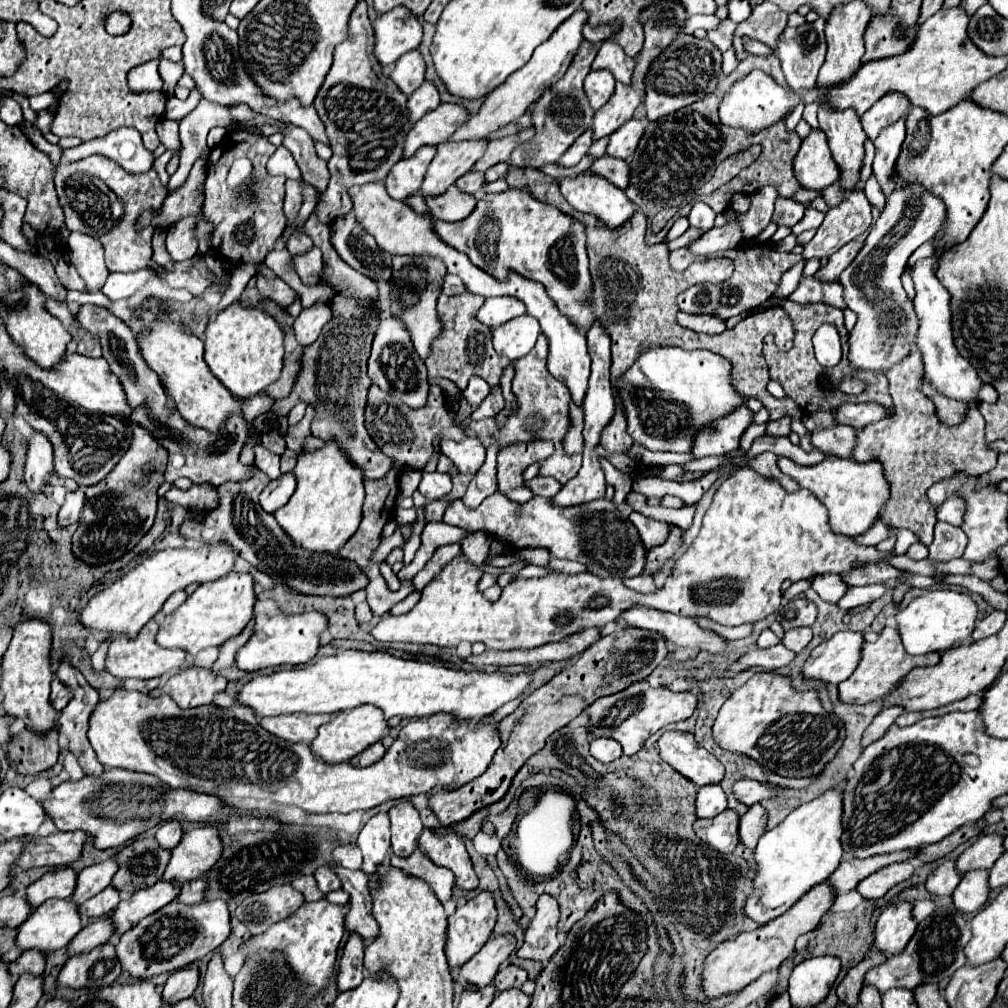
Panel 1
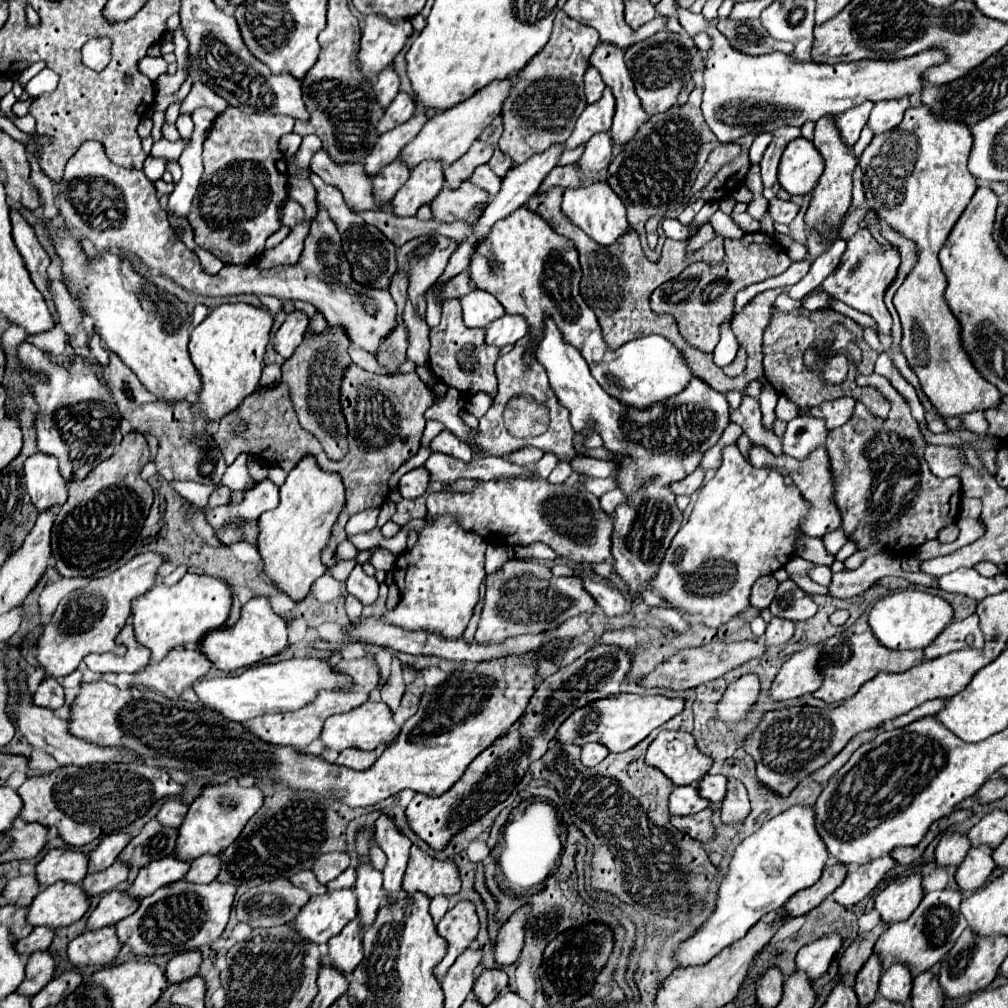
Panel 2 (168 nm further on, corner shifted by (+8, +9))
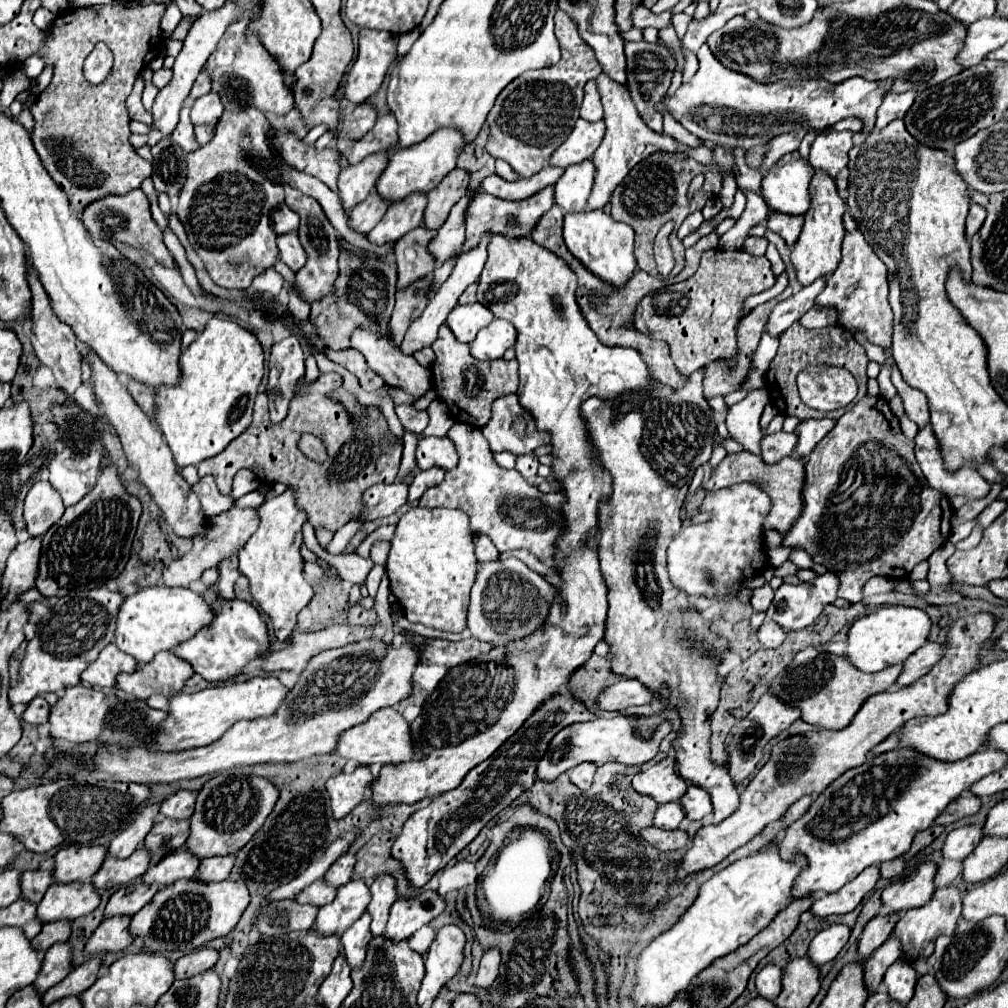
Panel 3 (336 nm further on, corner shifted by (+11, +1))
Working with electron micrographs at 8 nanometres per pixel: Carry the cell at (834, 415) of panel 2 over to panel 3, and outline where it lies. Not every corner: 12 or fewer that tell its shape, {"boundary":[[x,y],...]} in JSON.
{"boundary":[[806,419],[796,427],[796,453],[810,451],[836,425],[834,419]]}

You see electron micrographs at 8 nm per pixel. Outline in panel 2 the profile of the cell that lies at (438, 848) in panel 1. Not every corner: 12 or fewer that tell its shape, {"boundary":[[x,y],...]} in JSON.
{"boundary":[[411,847],[403,877],[407,897],[455,895],[453,861]]}

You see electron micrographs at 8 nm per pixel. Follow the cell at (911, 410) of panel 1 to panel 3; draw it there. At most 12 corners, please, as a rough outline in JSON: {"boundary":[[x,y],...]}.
{"boundary":[[880,395],[806,461],[782,545],[860,601],[952,531]]}

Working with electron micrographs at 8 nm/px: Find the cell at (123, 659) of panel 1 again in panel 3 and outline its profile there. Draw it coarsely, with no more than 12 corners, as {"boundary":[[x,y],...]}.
{"boundary":[[110,643],[80,675],[92,687],[112,689],[138,661]]}

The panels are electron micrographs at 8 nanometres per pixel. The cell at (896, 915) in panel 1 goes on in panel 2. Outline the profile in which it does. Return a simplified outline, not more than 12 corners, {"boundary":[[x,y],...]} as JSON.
{"boundary":[[921,875],[895,879],[875,897],[887,923],[903,921],[921,901]]}

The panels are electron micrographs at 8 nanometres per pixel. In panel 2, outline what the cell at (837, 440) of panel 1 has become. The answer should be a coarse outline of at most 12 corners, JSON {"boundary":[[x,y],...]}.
{"boundary":[[801,415],[787,423],[783,453],[803,459],[825,443],[825,421]]}

